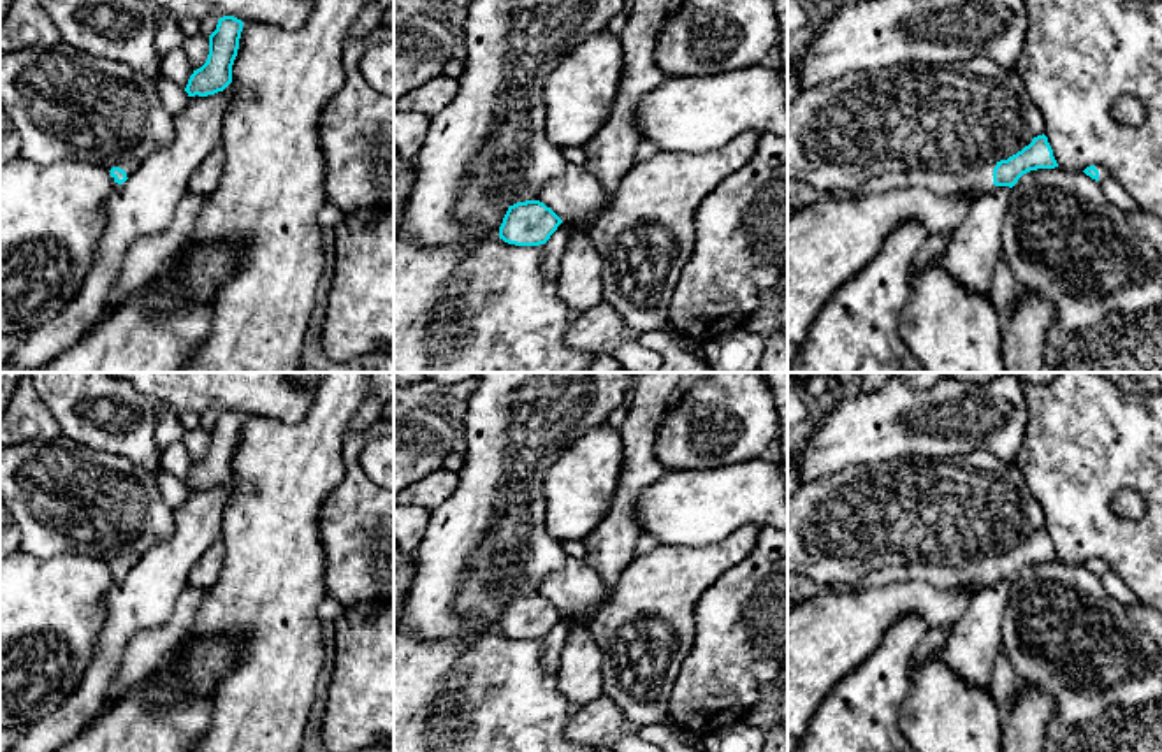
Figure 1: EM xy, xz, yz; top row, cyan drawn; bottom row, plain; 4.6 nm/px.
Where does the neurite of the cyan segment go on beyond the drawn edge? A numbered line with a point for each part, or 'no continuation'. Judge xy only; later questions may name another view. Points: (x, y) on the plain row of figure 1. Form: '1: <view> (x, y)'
1: xy (129, 559)

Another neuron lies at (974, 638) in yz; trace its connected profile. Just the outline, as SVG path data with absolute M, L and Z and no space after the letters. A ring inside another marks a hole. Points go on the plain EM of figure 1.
M995 580L977 589L949 629L940 659L970 685L990 689L1011 590L1013 582L1009 580Z

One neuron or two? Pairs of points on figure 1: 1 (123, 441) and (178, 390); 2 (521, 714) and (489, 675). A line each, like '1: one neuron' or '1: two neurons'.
1: two neurons
2: one neuron

